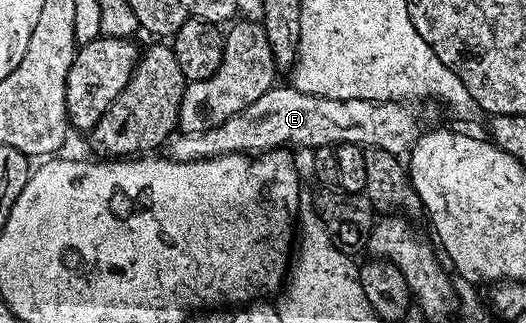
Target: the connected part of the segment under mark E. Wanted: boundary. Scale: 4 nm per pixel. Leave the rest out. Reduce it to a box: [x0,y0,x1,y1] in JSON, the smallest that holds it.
[168,84,422,162]

